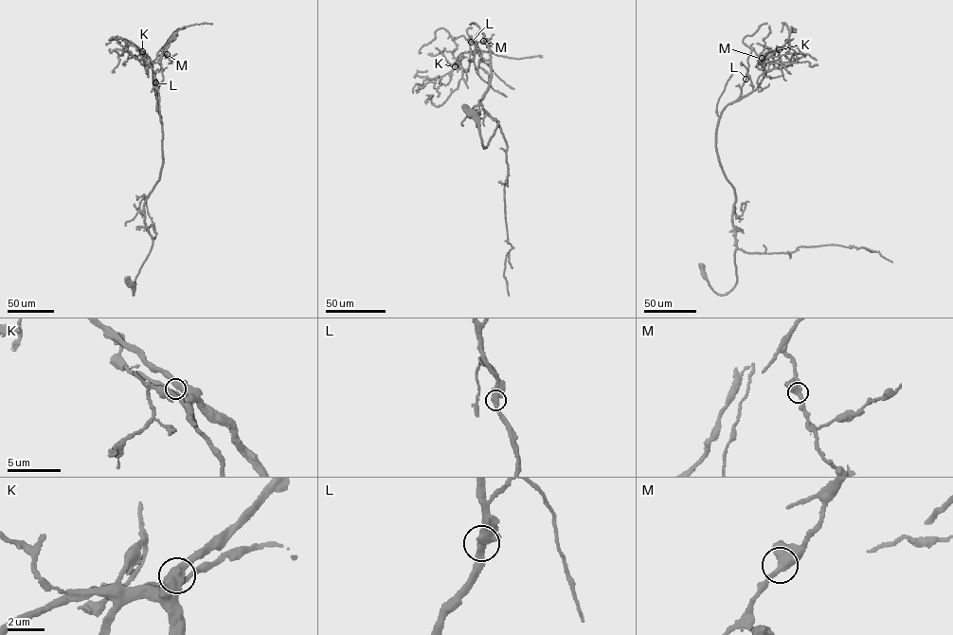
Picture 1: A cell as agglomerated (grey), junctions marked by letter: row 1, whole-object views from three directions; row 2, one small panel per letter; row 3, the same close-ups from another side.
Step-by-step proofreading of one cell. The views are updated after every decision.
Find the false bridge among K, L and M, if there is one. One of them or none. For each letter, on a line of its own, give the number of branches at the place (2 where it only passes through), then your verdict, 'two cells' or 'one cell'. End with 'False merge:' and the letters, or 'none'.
K: 2 branches meet; one cell
L: 2 branches meet; one cell
M: 2 branches meet; one cell
False merge: none

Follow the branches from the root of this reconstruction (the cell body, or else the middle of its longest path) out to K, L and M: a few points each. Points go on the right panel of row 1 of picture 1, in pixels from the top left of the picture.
K: (703, 274), (718, 294), (736, 282), (735, 193), (718, 158), (719, 117), (778, 65), (779, 49)
L: (703, 274), (718, 294), (736, 282), (735, 193), (719, 160), (715, 134), (721, 112), (739, 98), (746, 79)
M: (703, 274), (718, 294), (736, 282), (716, 128), (779, 48), (762, 58)

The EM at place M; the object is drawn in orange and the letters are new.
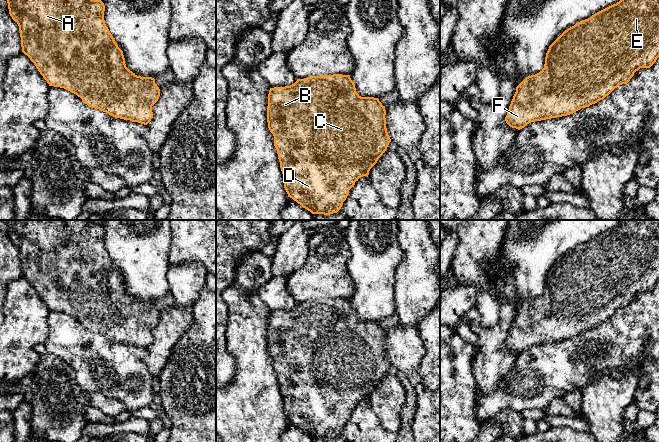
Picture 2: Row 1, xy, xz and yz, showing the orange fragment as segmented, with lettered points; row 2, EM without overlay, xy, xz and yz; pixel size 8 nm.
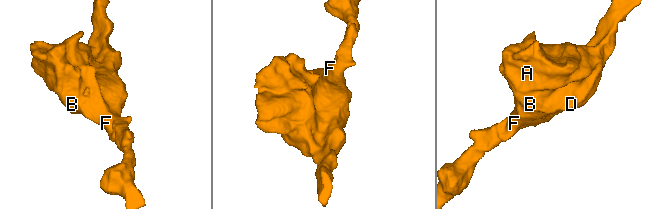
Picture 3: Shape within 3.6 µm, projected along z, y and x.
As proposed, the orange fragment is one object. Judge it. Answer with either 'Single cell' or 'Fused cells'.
Single cell

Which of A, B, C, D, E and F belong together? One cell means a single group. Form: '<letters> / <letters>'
A B C D E F

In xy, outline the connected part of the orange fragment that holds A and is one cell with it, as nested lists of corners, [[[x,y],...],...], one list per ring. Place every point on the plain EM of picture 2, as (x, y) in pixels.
[[[5,220],[9,238],[12,243],[18,248],[22,276],[27,279],[34,287],[40,298],[47,305],[49,310],[64,312],[78,321],[80,321],[85,328],[91,332],[97,332],[103,336],[115,342],[121,342],[124,344],[130,344],[132,346],[138,346],[147,349],[153,342],[152,330],[158,325],[160,320],[160,313],[155,307],[155,303],[152,301],[141,301],[130,295],[125,288],[125,282],[123,275],[118,271],[112,258],[104,244],[105,229],[101,224],[95,224],[89,220]]]

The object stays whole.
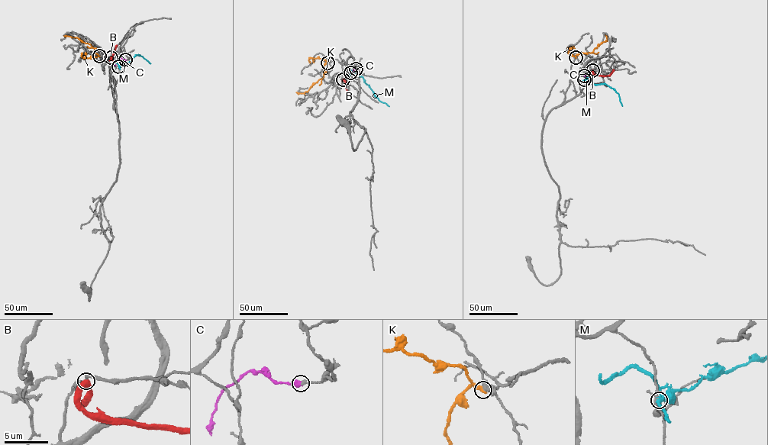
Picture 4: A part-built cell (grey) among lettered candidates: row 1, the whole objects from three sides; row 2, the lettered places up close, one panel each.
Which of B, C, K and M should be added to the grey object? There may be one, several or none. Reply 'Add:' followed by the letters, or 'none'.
Add: C

